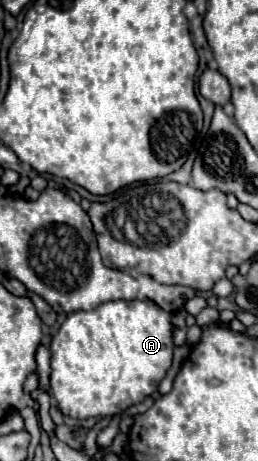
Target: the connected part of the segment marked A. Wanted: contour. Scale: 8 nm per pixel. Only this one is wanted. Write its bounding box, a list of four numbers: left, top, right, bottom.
[50,300,172,418]

